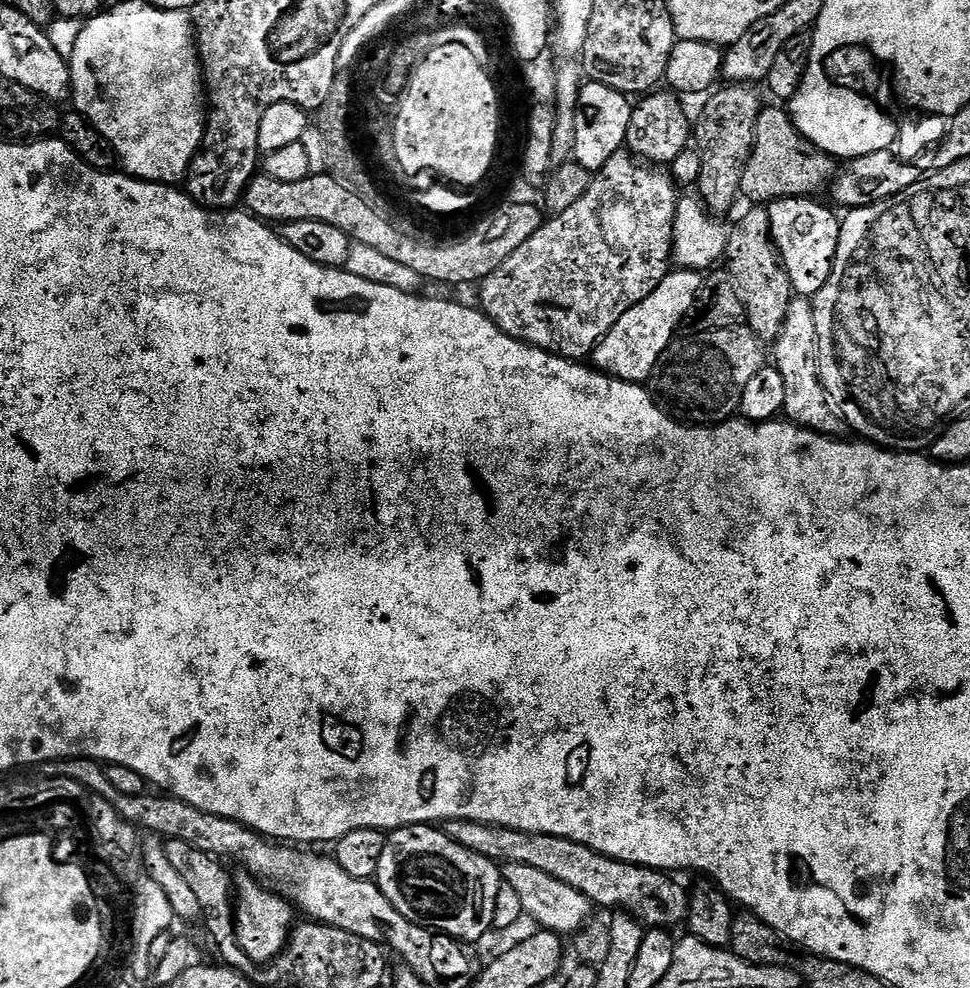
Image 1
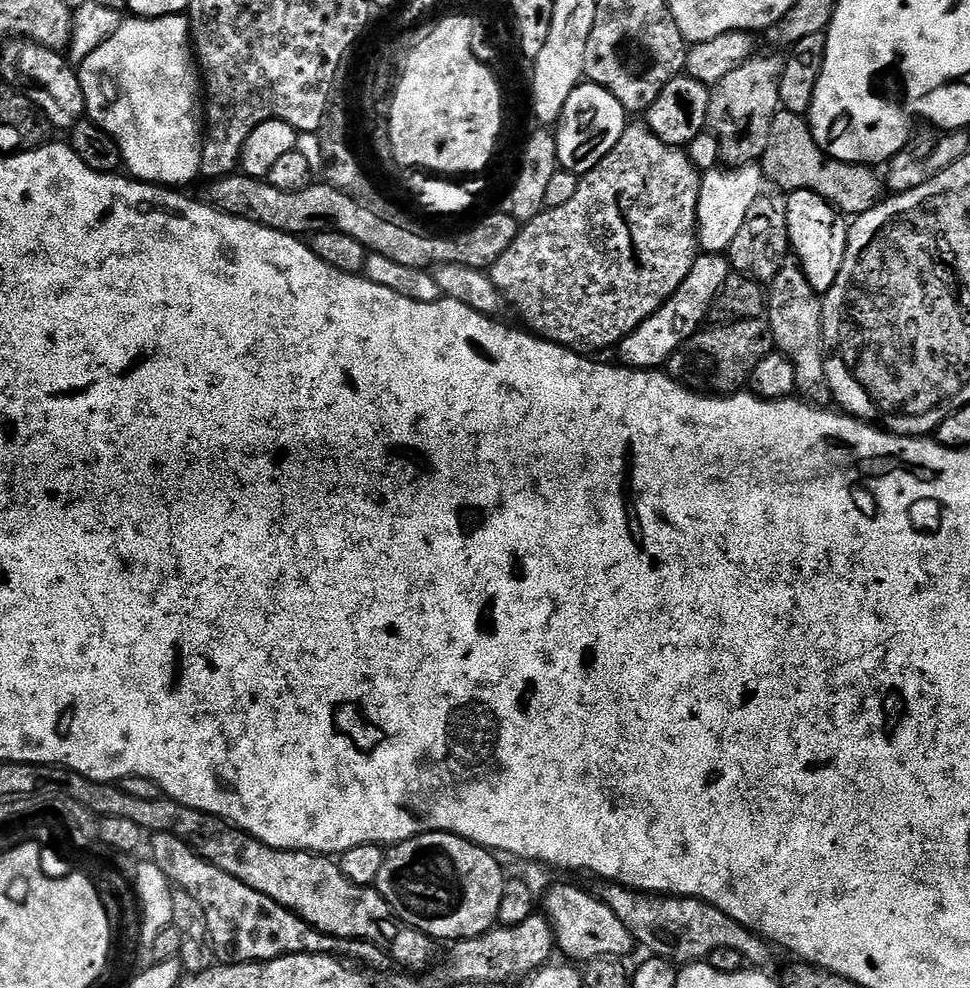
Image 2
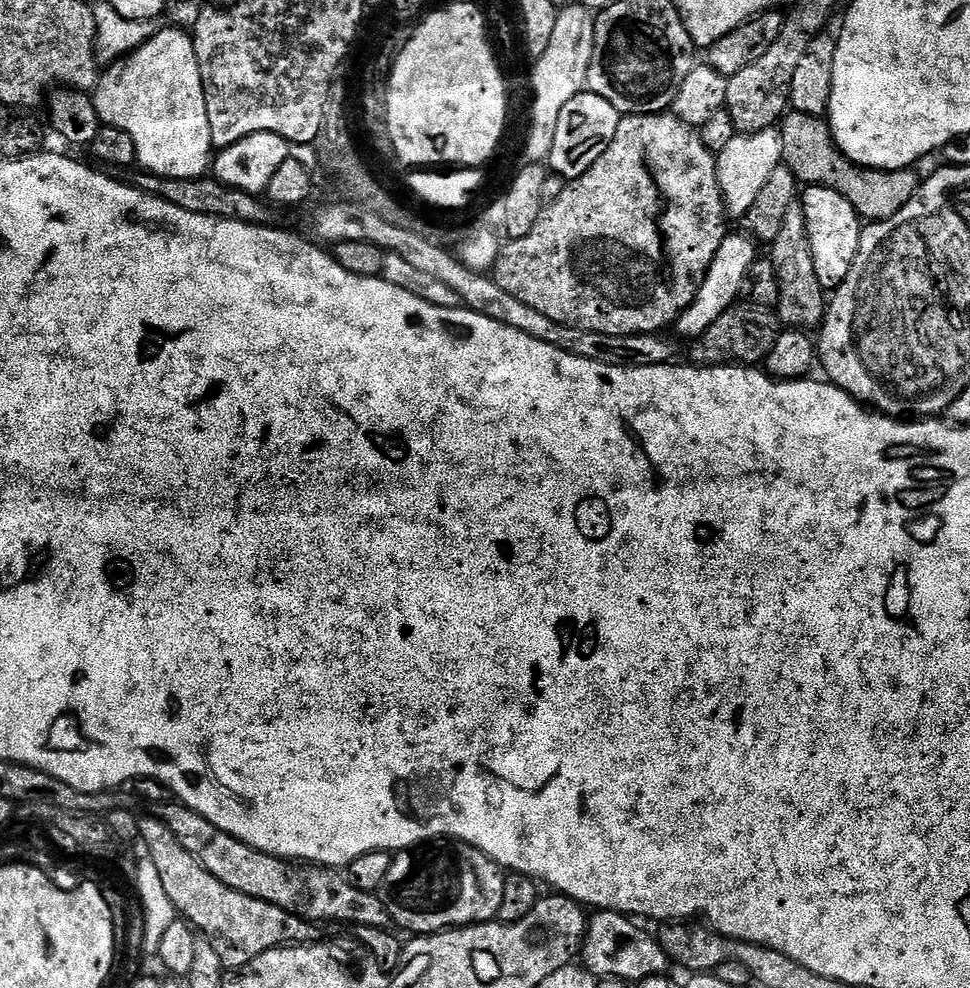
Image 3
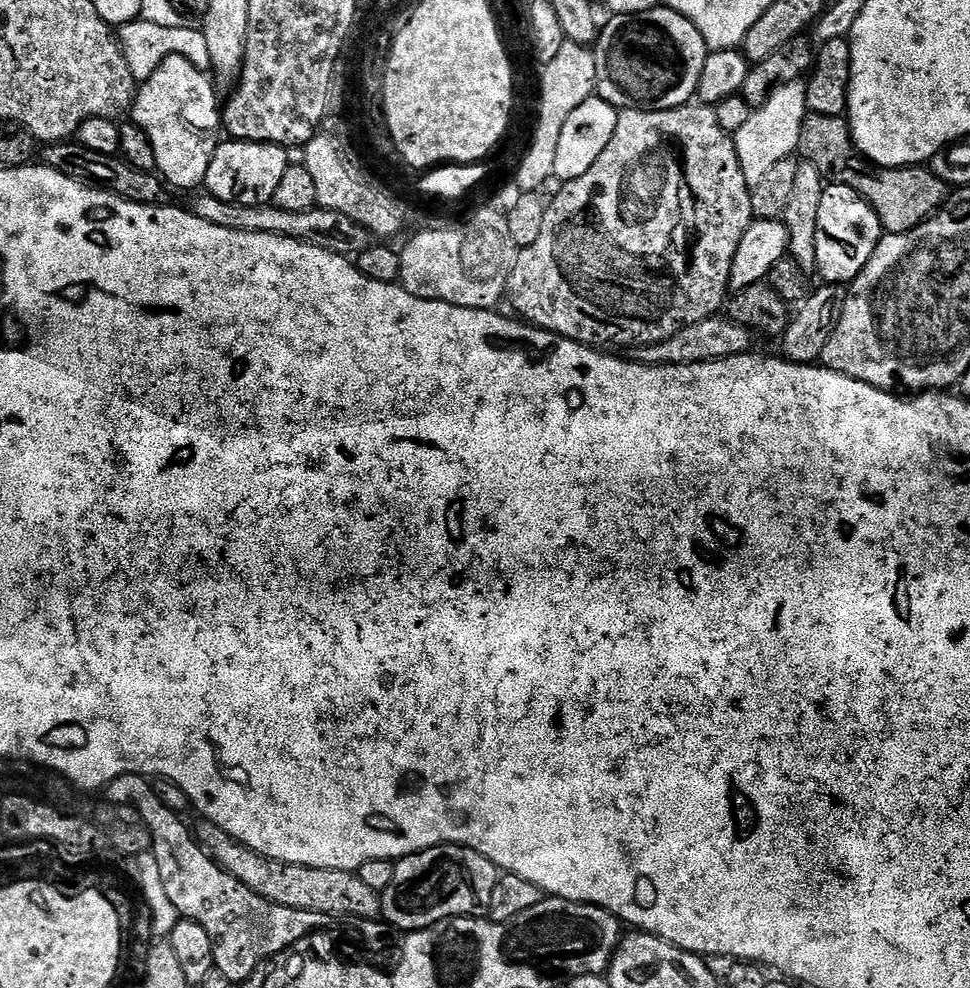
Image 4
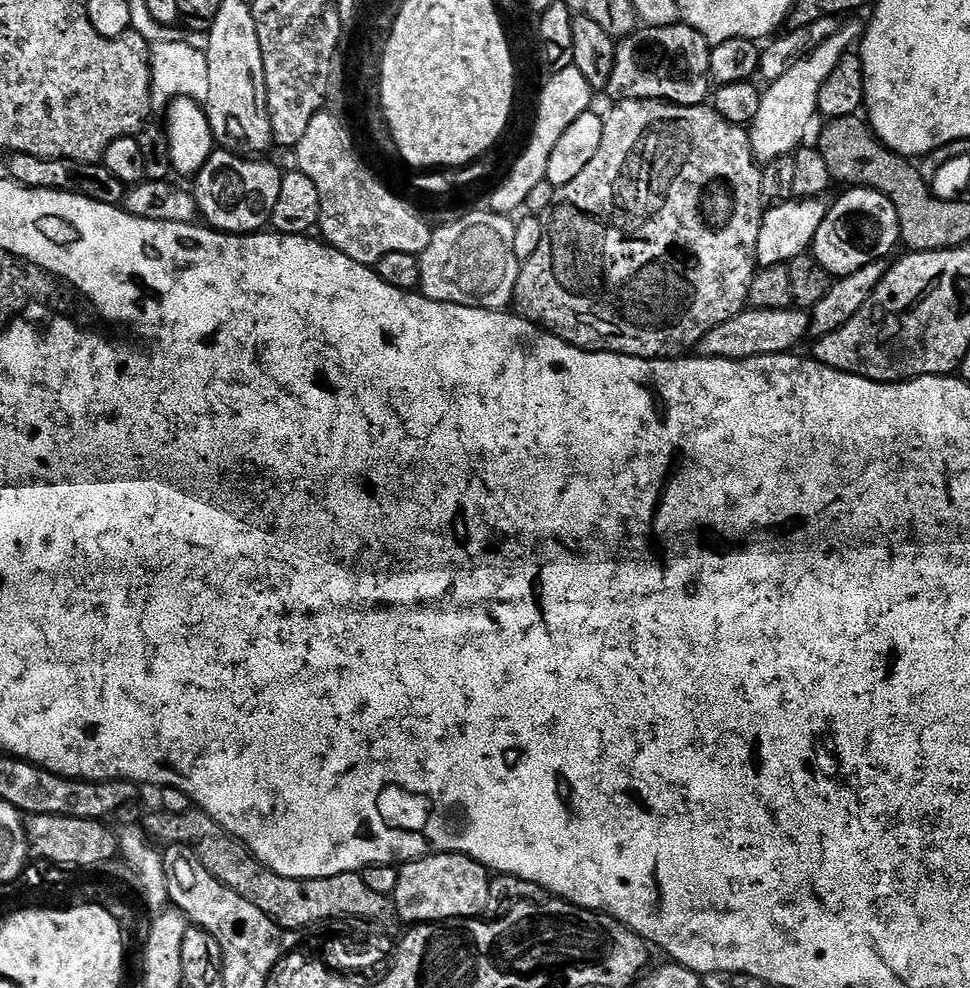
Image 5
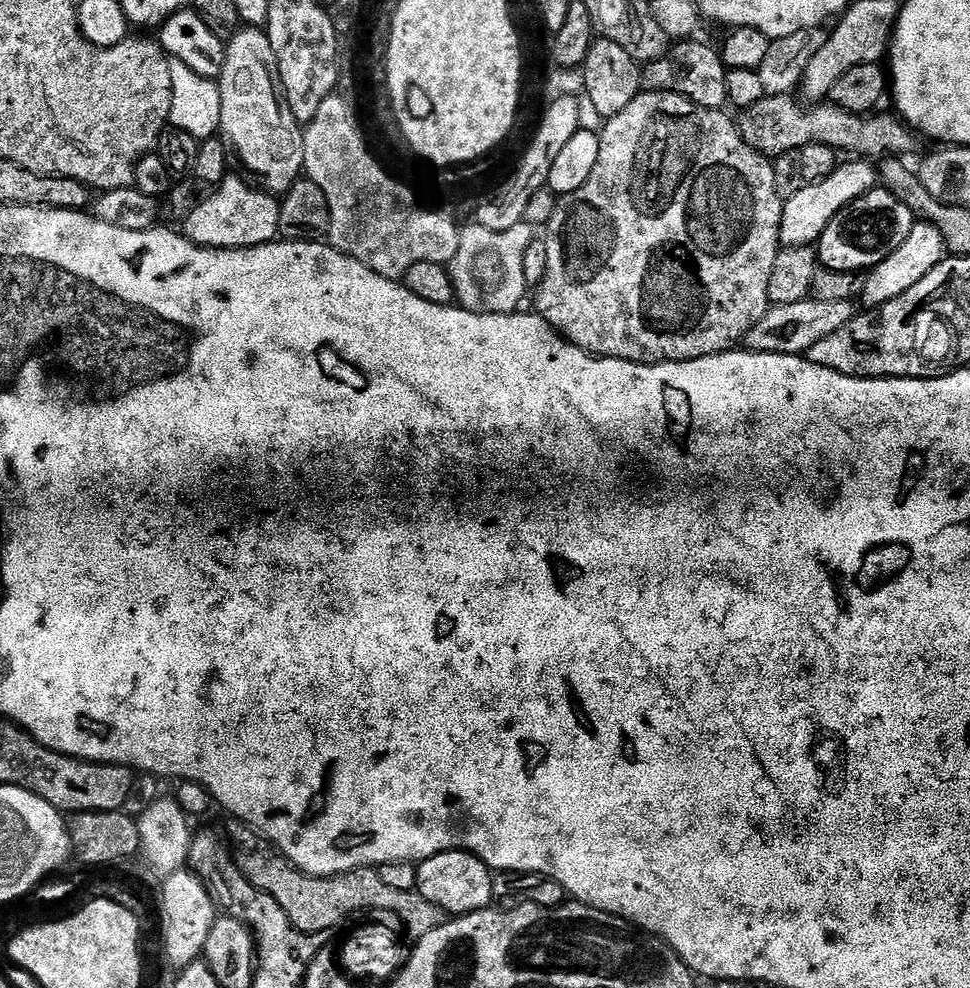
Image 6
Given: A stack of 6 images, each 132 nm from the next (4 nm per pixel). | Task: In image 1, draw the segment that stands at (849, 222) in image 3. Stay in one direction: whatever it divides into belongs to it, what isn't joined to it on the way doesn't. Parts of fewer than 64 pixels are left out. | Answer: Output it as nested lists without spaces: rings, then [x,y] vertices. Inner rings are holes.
[[[791,196],[775,200],[774,203],[767,205],[772,241],[776,244],[780,261],[783,262],[786,274],[790,278],[793,293],[809,298],[815,298],[818,290],[822,290],[822,286],[826,286],[826,282],[830,278],[830,270],[834,266],[834,258],[838,250],[838,238],[842,223],[839,215],[836,217],[826,205],[819,204],[818,201],[819,199],[816,198]]]

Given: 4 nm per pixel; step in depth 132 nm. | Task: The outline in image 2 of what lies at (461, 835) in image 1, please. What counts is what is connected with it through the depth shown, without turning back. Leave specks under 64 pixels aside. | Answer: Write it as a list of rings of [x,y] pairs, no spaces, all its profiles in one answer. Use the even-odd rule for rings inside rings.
[[[605,883],[601,888],[604,889],[599,889],[600,899],[606,906],[610,906],[610,910],[614,910],[614,914],[618,914],[622,926],[626,926],[626,930],[630,930],[633,941],[639,947],[641,944],[642,947],[649,948],[647,951],[653,956],[661,956],[677,966],[683,966],[693,962],[707,961],[708,956],[716,950],[736,950],[742,954],[742,958],[751,967],[761,970],[769,967],[767,964],[772,960],[771,950],[773,951],[769,941],[765,940],[763,936],[757,936],[746,926],[734,922],[734,918],[730,918],[730,914],[718,910],[713,904],[707,904],[704,900],[698,900],[694,896],[662,896],[650,892],[635,892],[632,888],[623,888],[621,884]]]

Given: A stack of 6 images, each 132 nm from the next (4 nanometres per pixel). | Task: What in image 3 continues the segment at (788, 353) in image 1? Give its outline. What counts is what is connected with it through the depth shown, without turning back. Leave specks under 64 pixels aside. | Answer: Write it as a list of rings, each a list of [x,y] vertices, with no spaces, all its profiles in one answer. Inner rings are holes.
[[[803,203],[792,204],[790,210],[786,210],[782,230],[778,230],[778,238],[770,241],[770,248],[772,248],[770,259],[780,279],[778,315],[781,325],[801,330],[812,330],[812,327],[815,329],[823,325],[826,311],[826,289],[818,282],[818,274],[814,274],[814,258],[810,254],[810,238],[806,230]]]

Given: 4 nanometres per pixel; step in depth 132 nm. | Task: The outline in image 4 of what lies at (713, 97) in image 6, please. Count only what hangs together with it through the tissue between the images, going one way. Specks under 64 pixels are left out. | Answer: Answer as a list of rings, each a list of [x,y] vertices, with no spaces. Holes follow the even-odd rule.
[[[657,6],[637,16],[609,15],[603,21],[599,36],[594,43],[596,58],[595,95],[610,102],[617,110],[642,110],[643,112],[661,112],[671,108],[682,108],[693,103],[698,78],[702,78],[702,66],[710,51],[708,43],[698,34],[698,26],[672,8]]]

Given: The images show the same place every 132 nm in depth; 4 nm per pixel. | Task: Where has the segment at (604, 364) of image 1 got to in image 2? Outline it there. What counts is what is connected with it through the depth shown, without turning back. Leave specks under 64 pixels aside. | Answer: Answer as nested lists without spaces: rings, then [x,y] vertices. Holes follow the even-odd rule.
[[[724,254],[697,255],[690,274],[686,274],[686,282],[678,286],[675,292],[653,316],[645,316],[625,340],[618,345],[618,353],[625,365],[630,368],[656,370],[667,365],[668,359],[683,346],[691,336],[701,331],[700,324],[709,319],[712,304],[717,294],[722,290],[726,278],[730,274],[728,257]]]

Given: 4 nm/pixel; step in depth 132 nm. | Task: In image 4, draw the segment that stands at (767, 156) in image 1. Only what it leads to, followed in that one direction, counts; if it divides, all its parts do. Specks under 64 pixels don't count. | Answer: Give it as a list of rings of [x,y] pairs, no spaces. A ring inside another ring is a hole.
[[[805,115],[800,134],[799,155],[813,164],[829,181],[848,184],[875,210],[888,234],[902,234],[925,224],[945,207],[945,181],[924,166],[881,168],[864,159],[852,143],[852,132],[844,116]]]

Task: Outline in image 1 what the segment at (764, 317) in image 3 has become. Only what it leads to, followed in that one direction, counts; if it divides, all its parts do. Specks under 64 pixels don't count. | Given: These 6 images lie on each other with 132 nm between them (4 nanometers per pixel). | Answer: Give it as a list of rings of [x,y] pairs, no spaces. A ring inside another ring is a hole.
[[[747,326],[691,335],[684,341],[681,339],[671,344],[662,358],[658,358],[646,381],[647,387],[653,397],[681,421],[693,426],[723,424],[739,413],[746,382],[750,382],[750,378],[765,367],[765,345]]]

